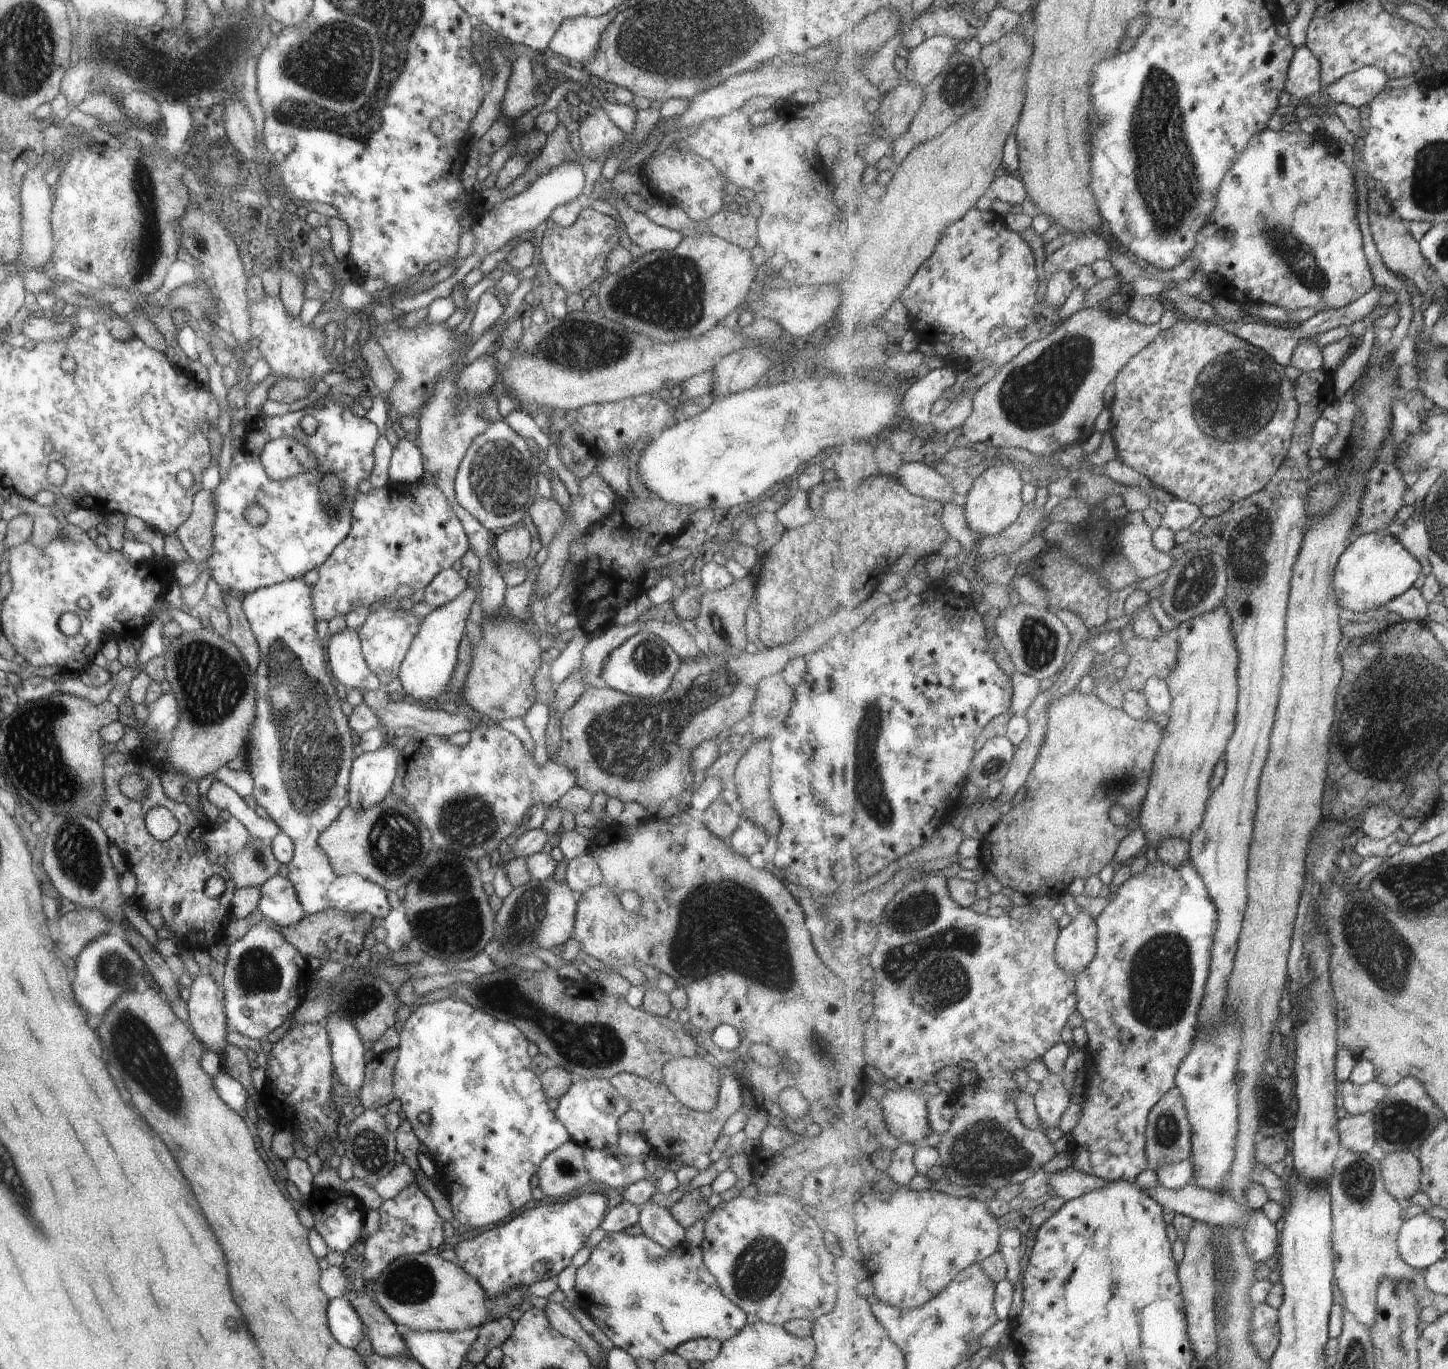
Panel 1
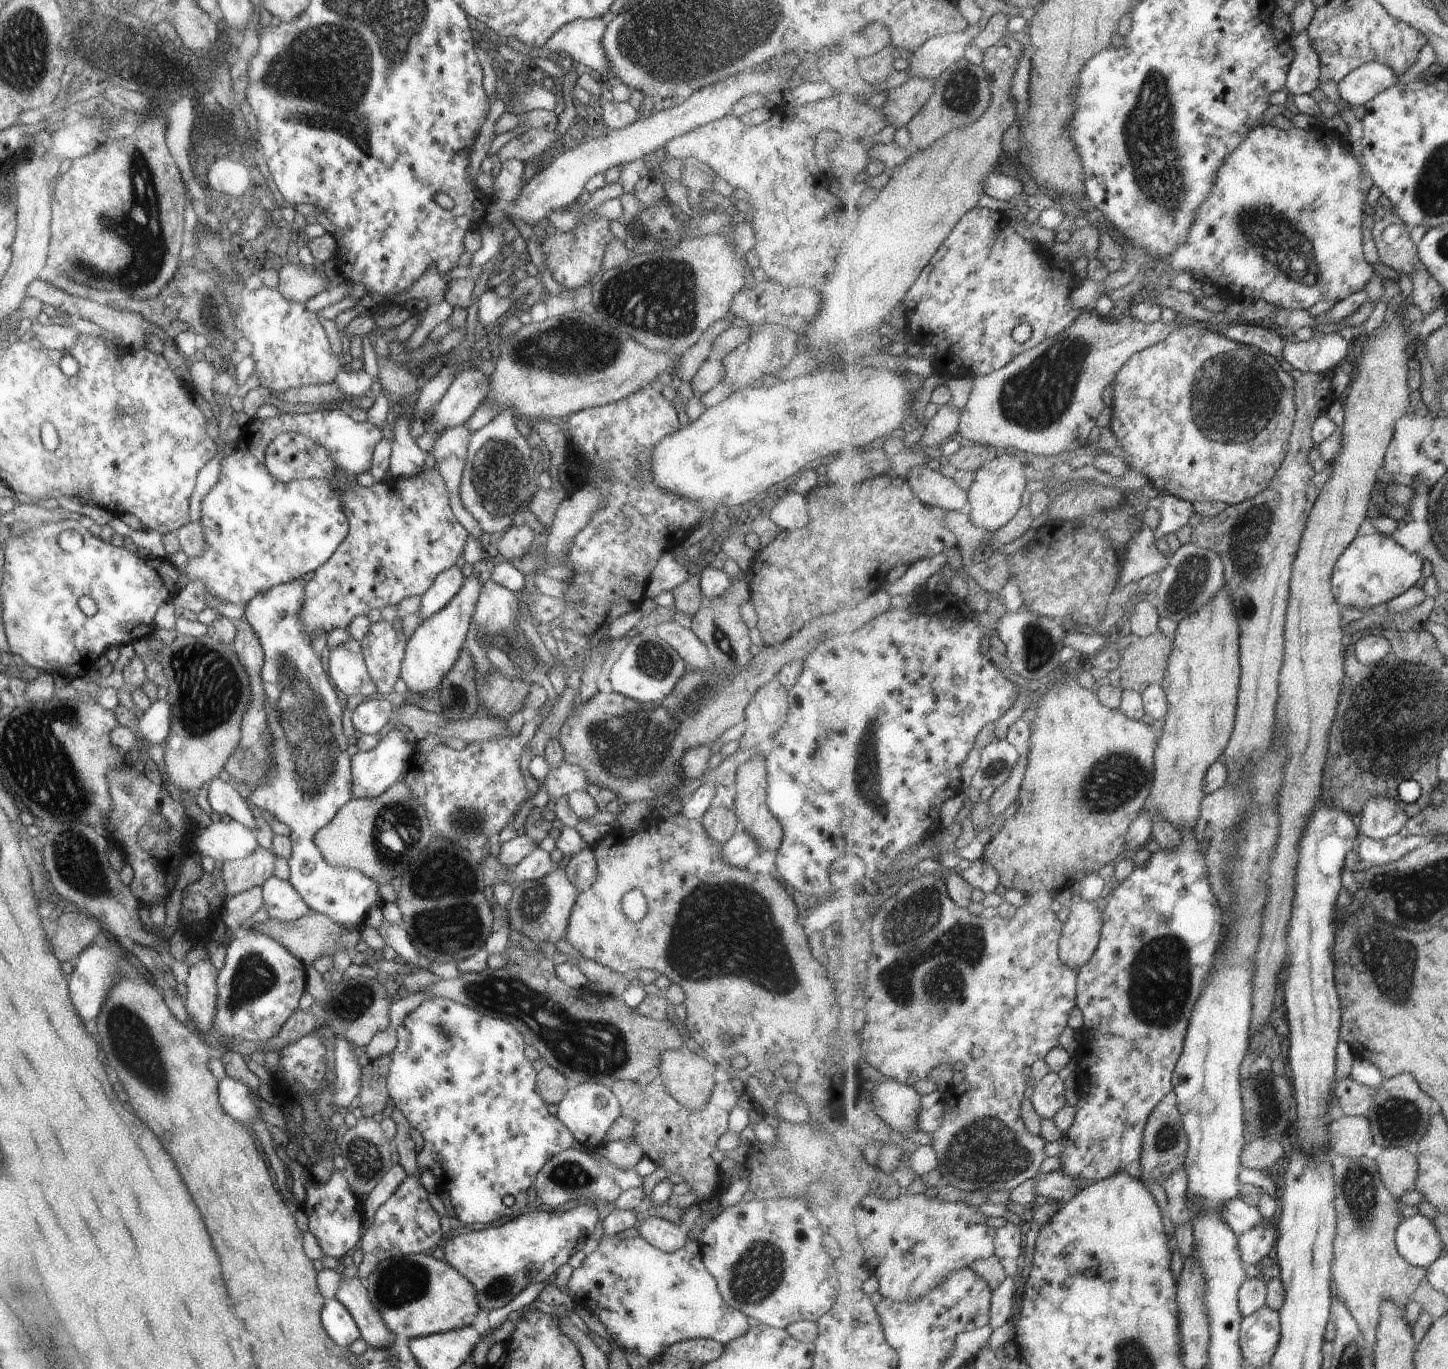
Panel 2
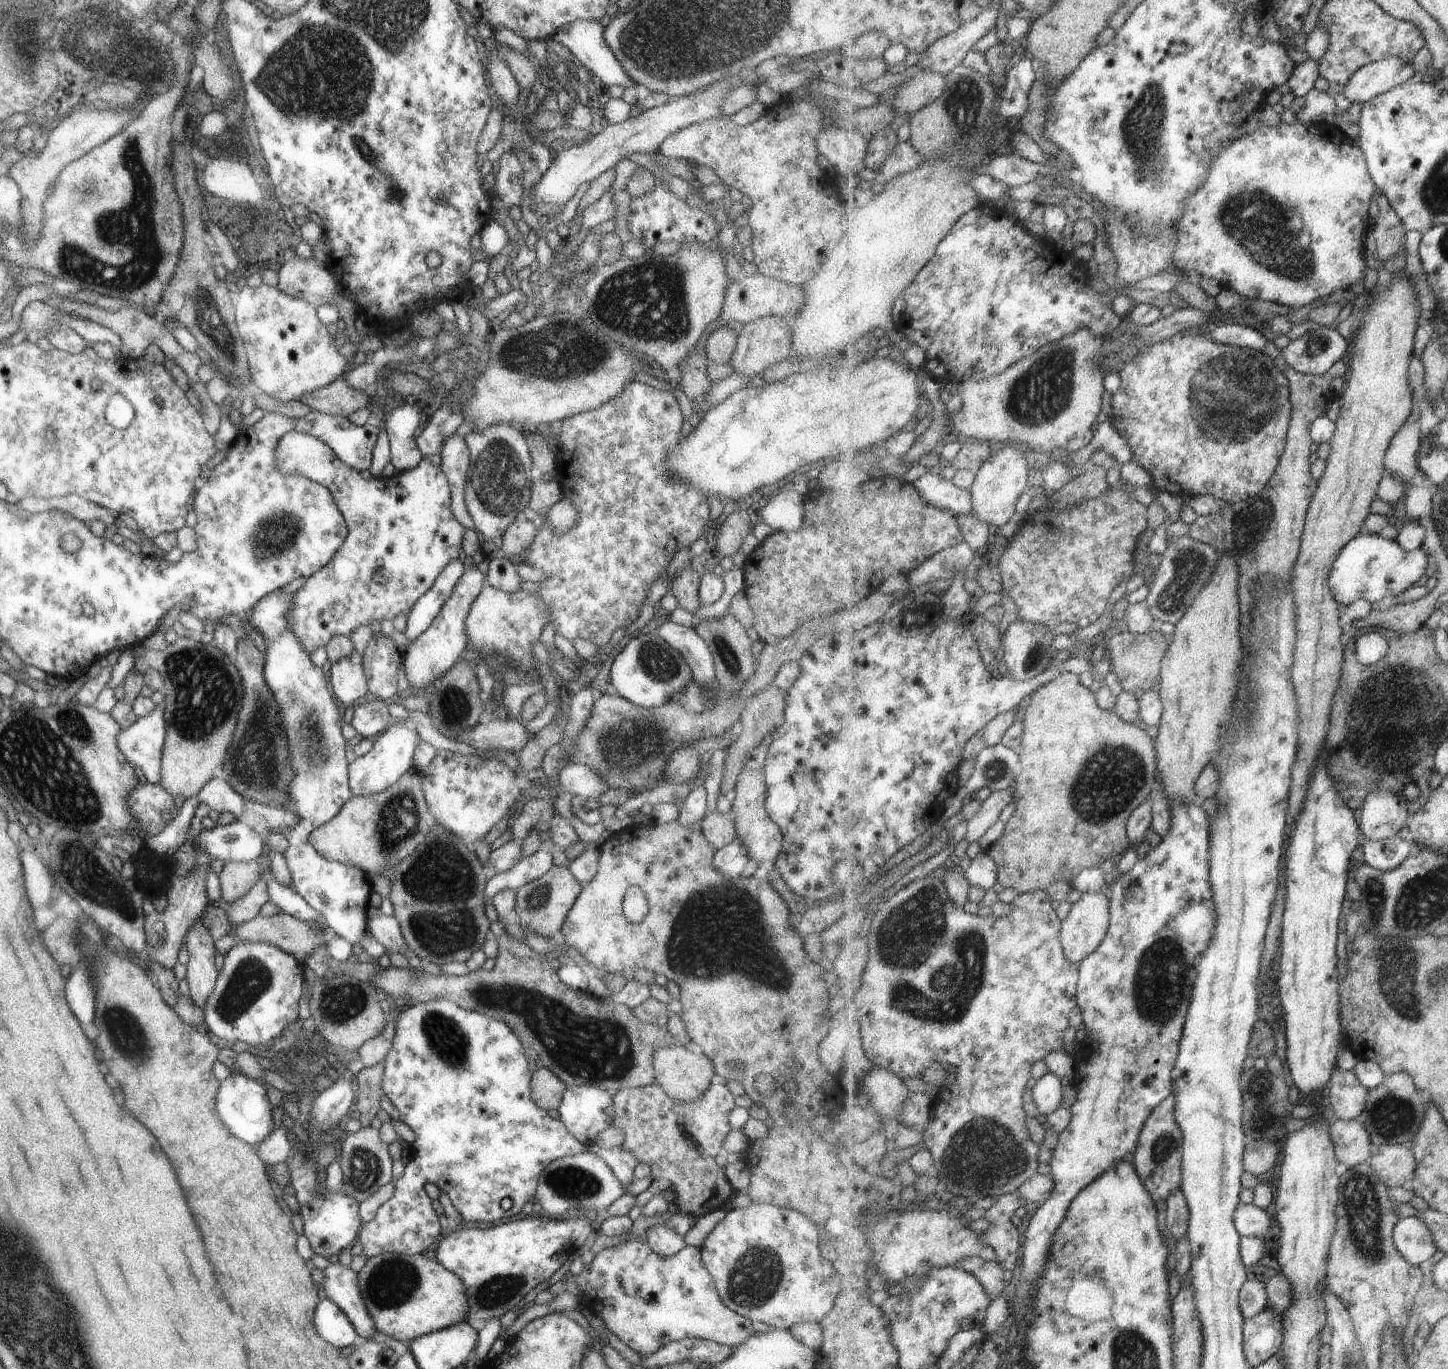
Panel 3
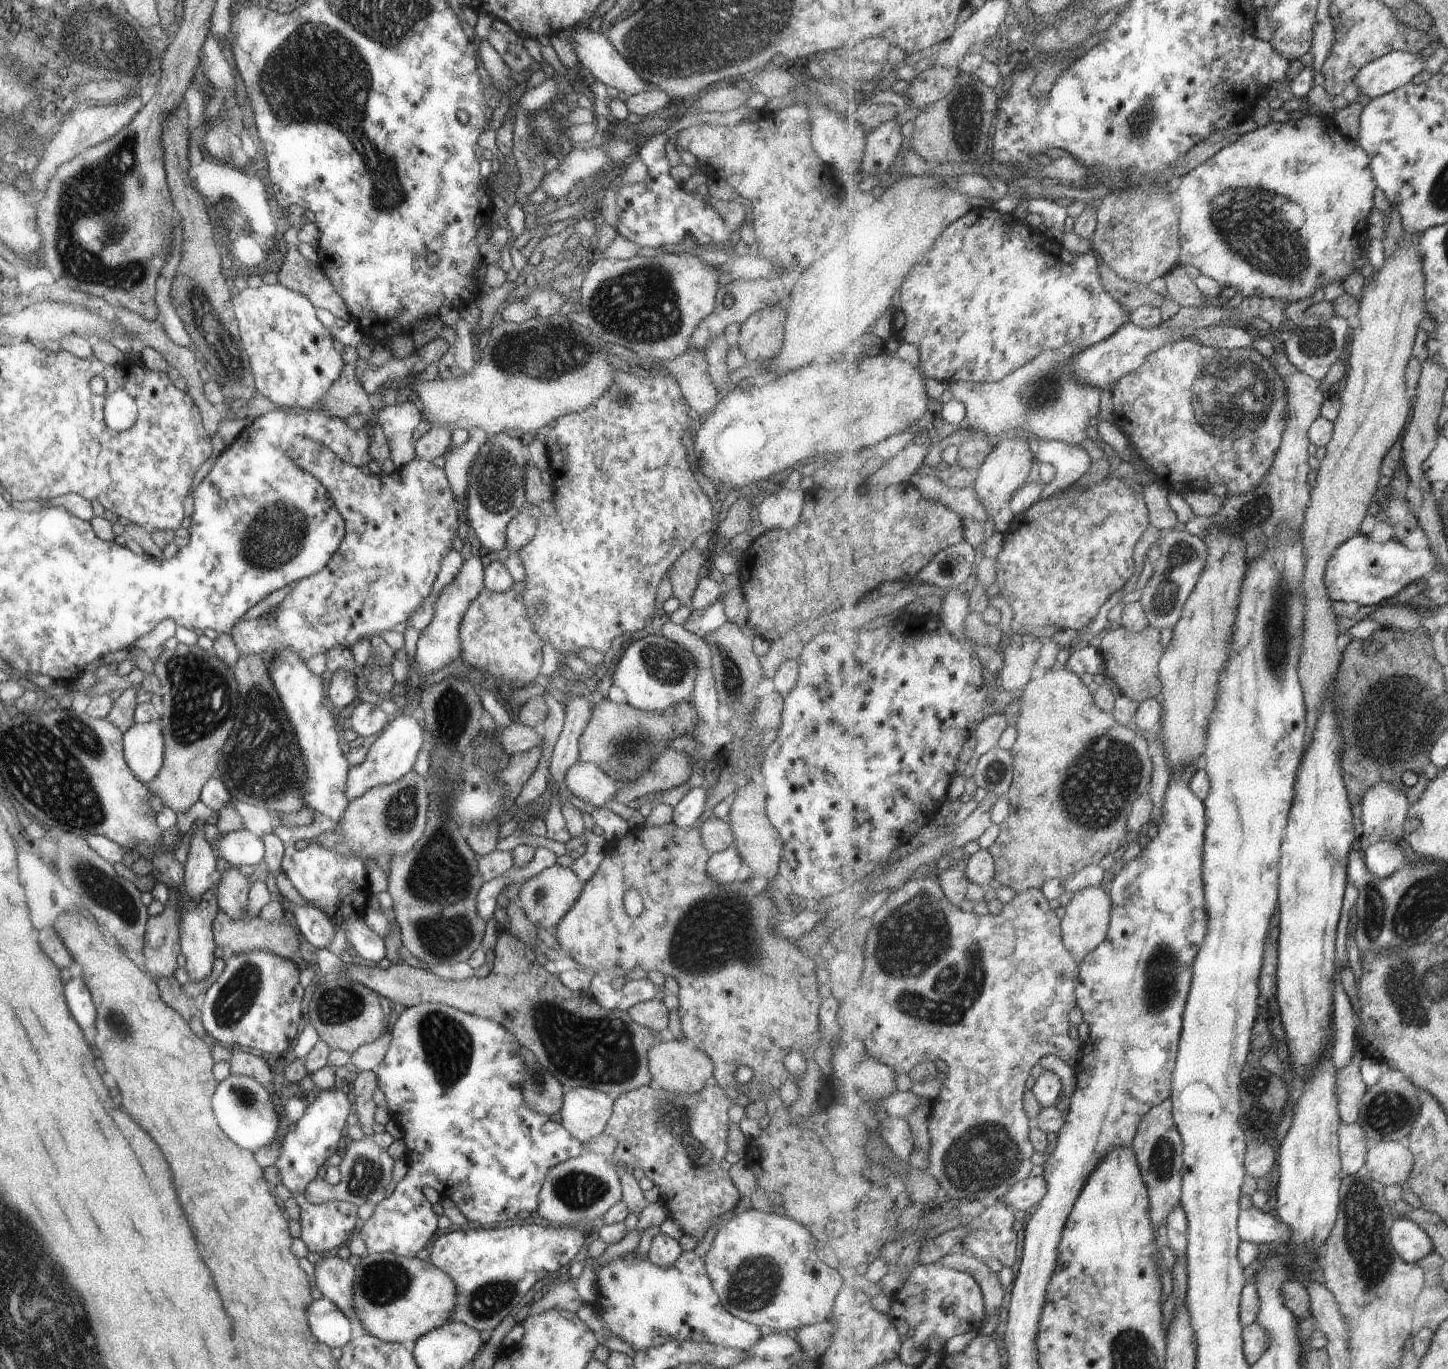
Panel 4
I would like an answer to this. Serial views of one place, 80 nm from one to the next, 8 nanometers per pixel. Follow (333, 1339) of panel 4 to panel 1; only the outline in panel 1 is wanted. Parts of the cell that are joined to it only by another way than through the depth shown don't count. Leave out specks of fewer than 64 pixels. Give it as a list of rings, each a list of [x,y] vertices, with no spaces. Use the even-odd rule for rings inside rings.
[[[345,1295],[329,1299],[327,1303],[327,1324],[333,1338],[347,1348],[353,1349],[363,1338],[364,1326],[358,1312],[351,1306]]]

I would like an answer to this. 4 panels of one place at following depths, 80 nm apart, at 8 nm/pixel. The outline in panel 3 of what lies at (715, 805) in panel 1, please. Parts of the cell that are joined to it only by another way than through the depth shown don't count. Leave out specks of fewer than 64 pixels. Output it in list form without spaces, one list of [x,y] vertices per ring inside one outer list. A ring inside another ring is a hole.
[[[717,809],[707,812],[699,823],[703,836],[714,851],[736,837],[734,822],[730,815]]]

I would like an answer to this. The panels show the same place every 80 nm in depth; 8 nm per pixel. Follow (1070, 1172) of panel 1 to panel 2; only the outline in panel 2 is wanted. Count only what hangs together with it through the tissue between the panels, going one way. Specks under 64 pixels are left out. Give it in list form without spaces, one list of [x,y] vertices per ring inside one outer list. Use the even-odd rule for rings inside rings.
[[[1061,1168],[1050,1173],[1039,1173],[1035,1178],[1038,1180],[1038,1195],[1061,1204],[1073,1200],[1081,1191],[1095,1183],[1095,1181],[1075,1178]]]

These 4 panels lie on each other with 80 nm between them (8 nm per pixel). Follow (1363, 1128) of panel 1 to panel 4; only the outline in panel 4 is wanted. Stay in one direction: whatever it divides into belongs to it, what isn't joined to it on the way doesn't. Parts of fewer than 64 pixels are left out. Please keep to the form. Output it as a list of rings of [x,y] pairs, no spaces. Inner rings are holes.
[[[1342,1122],[1338,1132],[1343,1175],[1354,1175],[1366,1166],[1370,1140],[1358,1122],[1353,1124]]]

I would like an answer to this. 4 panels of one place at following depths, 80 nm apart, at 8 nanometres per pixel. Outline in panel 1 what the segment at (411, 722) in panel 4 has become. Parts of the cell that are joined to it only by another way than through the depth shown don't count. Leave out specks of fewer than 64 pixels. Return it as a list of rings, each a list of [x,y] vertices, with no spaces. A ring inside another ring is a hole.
[[[390,735],[383,745],[372,751],[363,751],[352,760],[348,776],[348,805],[352,809],[379,804],[390,792],[403,753],[389,748]]]

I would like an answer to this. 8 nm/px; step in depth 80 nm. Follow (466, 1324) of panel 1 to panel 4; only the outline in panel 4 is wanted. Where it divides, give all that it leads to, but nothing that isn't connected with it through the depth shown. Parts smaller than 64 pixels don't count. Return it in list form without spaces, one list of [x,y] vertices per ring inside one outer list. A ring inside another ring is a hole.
[[[392,1252],[367,1253],[360,1262],[353,1263],[353,1266],[354,1311],[365,1332],[379,1340],[412,1345],[421,1335],[447,1323],[451,1312],[454,1311],[456,1298],[453,1281],[442,1270],[435,1268],[429,1260],[402,1257]]]

